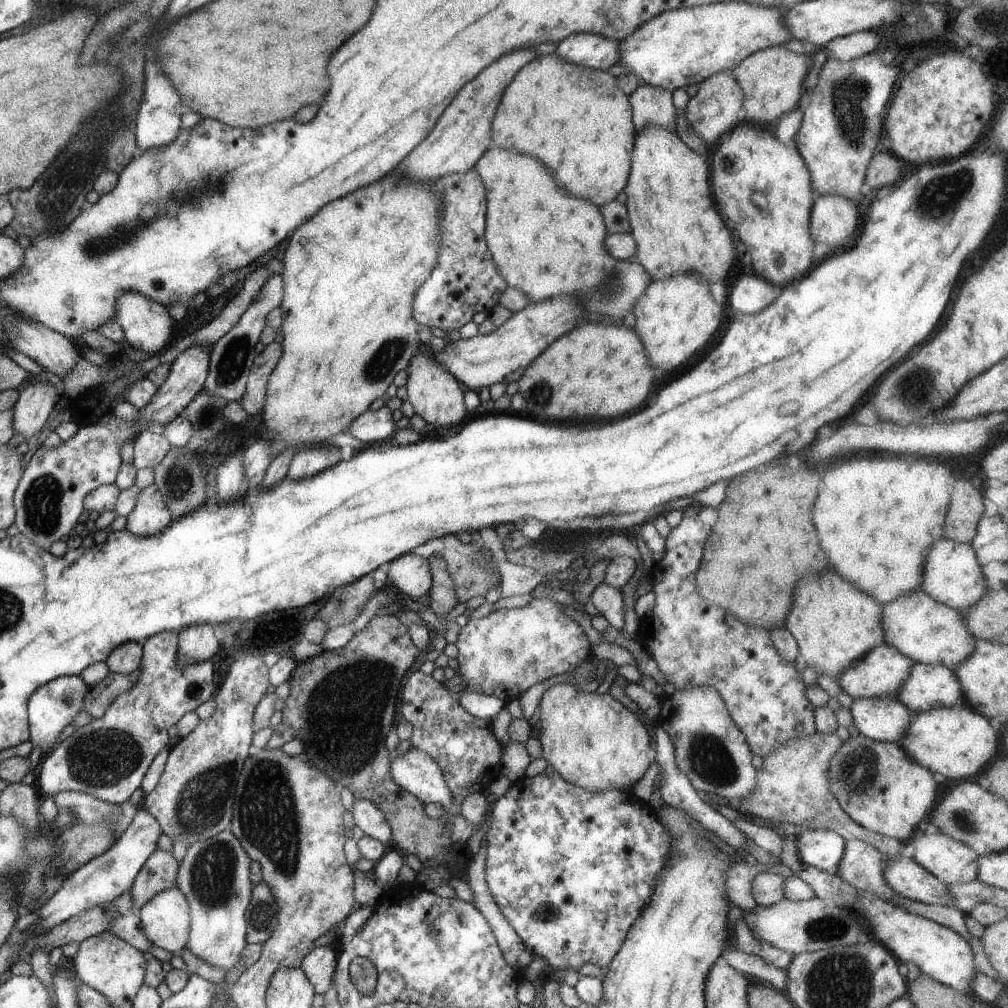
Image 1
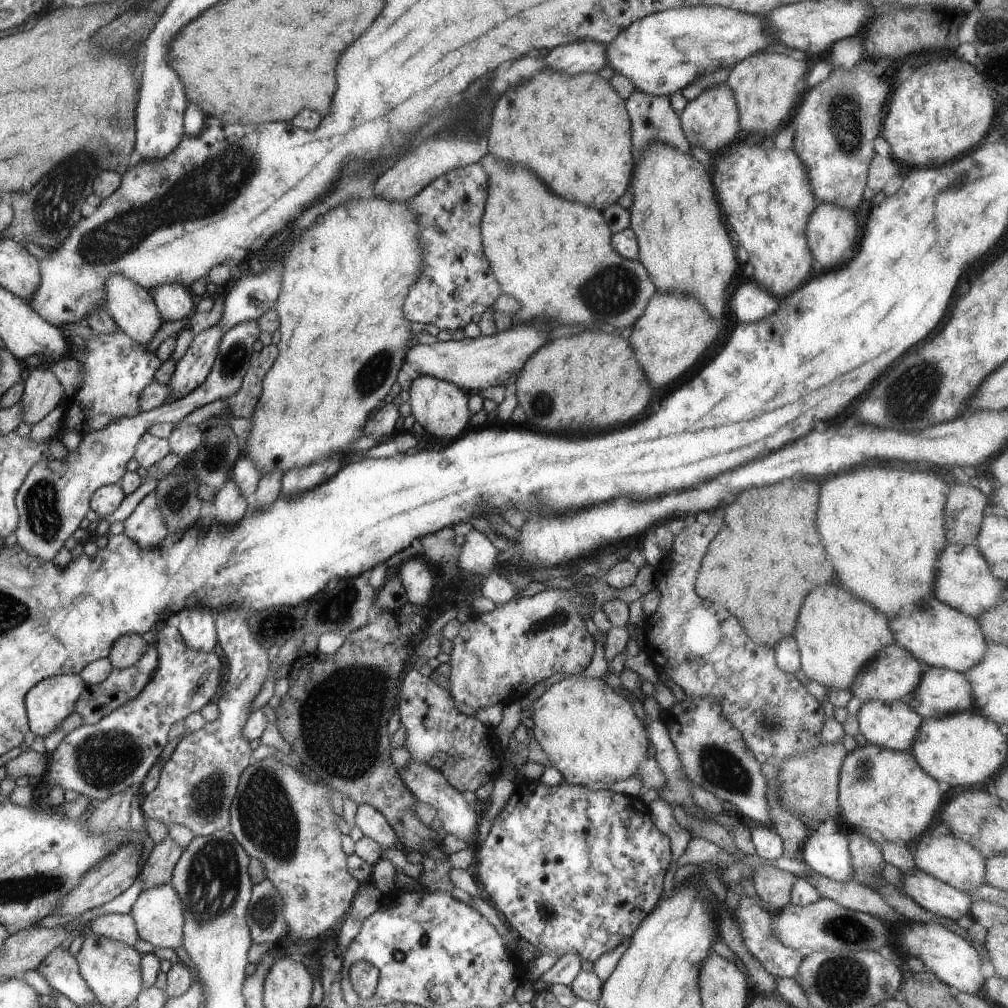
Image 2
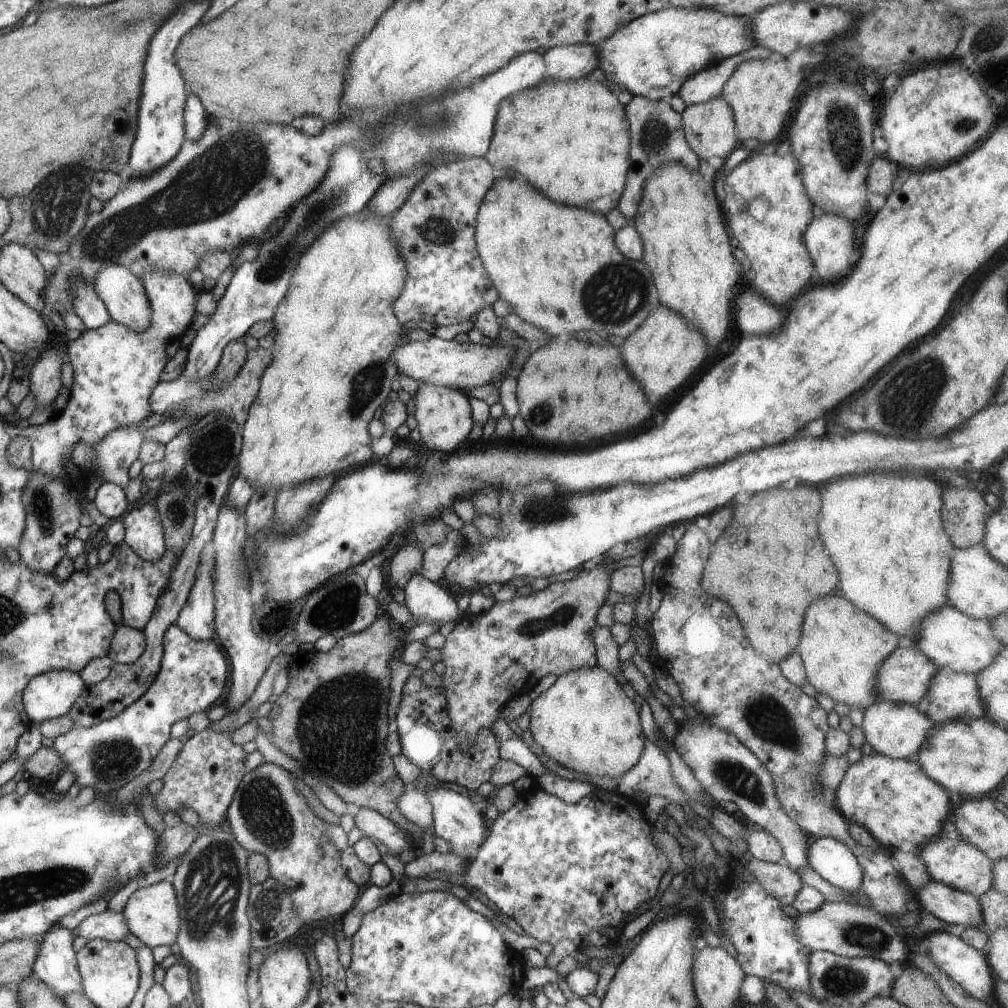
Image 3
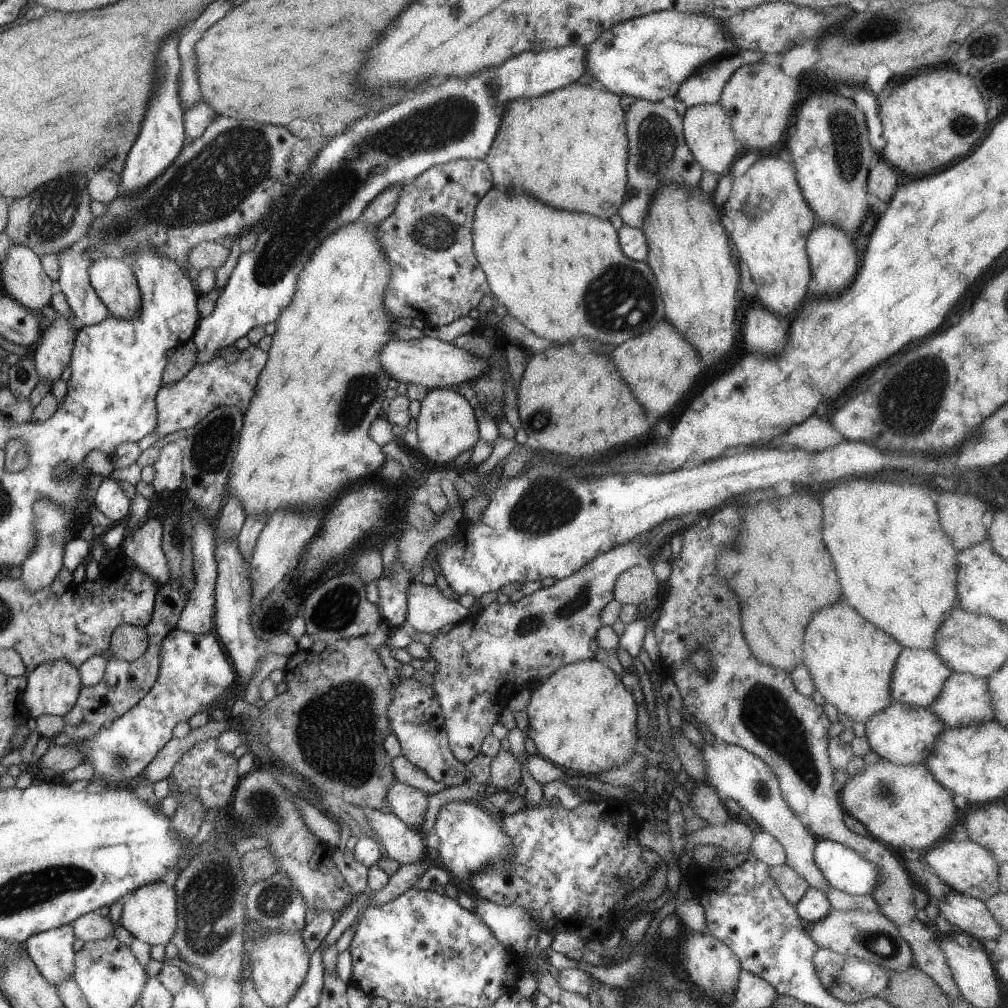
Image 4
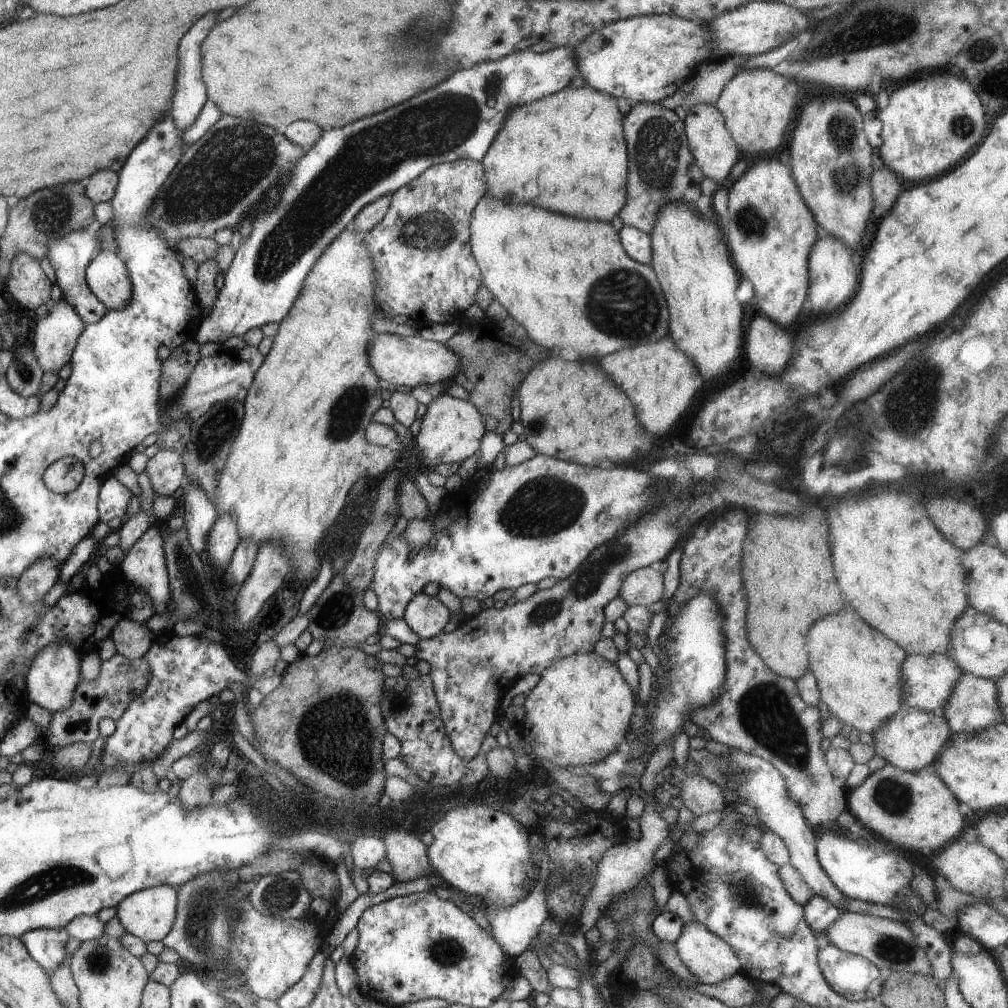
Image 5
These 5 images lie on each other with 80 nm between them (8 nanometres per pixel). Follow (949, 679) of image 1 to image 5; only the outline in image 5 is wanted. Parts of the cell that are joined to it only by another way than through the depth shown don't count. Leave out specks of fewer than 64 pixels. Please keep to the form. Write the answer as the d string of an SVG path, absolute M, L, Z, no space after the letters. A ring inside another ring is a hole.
M962 673L955 682L950 698L943 706L942 716L952 733L975 733L1003 722L997 695L998 689L992 679Z

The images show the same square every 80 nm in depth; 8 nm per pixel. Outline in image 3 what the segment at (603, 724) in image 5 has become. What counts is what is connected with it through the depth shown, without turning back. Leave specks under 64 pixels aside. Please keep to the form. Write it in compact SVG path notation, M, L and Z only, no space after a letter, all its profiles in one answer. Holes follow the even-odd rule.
M582 667L577 671L561 674L546 692L532 701L528 716L530 716L529 729L532 738L542 746L549 758L554 758L568 770L578 774L586 774L588 778L619 778L629 771L642 756L646 746L646 739L639 719L639 702L634 702L618 684L616 679L603 668Z

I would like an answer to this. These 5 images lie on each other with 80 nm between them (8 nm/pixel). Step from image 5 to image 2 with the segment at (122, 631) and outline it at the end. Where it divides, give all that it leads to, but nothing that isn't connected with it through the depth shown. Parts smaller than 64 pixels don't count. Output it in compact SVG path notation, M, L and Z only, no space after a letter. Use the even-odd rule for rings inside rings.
M134 633L125 634L113 644L108 660L113 668L124 670L137 664L148 649L148 639Z

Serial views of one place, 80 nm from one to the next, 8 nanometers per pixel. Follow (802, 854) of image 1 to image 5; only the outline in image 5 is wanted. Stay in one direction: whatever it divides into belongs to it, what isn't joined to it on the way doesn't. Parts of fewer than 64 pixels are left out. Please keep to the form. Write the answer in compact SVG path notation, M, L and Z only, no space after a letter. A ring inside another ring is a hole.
M834 826L828 831L816 829L816 834L817 841L815 851L818 862L822 870L830 877L834 886L836 886L845 897L858 898L860 900L866 900L866 902L879 902L880 904L890 906L896 906L902 903L907 909L914 911L920 916L925 912L927 905L922 904L920 897L915 896L911 890L910 883L912 878L920 871L919 869L914 869L909 852L900 855L898 852L889 852L881 847L874 847L873 842L856 842L847 836L848 830L842 830L840 826Z

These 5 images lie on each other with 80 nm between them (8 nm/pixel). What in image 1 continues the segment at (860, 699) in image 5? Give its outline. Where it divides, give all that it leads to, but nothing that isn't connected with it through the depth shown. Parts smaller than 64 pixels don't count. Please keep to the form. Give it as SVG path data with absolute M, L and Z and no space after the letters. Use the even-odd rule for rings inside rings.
M824 572L814 576L804 576L798 580L794 590L794 602L788 612L783 624L790 634L796 639L799 646L799 653L803 656L806 664L814 666L821 675L832 676L837 681L839 674L843 673L855 660L864 658L876 645L882 644L882 605L876 602L870 594L858 590L848 580L844 580L838 572Z

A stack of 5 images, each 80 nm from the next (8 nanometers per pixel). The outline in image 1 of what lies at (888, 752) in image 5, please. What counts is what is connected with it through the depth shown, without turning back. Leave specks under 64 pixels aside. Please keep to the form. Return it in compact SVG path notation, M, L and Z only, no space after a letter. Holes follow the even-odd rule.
M895 696L854 699L849 709L859 734L887 743L899 743L914 715Z

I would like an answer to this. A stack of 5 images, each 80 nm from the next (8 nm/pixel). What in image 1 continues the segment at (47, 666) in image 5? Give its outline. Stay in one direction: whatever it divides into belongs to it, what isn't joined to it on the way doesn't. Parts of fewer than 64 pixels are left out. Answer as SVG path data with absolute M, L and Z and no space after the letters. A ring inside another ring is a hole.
M80 675L61 676L39 687L29 698L29 741L40 748L43 758L58 746L58 736L63 728L84 709L83 704L89 687Z

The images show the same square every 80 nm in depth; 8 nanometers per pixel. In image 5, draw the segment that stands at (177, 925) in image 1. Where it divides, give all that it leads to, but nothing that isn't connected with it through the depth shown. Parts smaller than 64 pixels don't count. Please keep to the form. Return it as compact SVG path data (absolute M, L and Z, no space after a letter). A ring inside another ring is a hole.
M158 885L126 897L117 906L117 916L126 933L148 942L164 941L173 930L177 918L177 892L173 886Z

